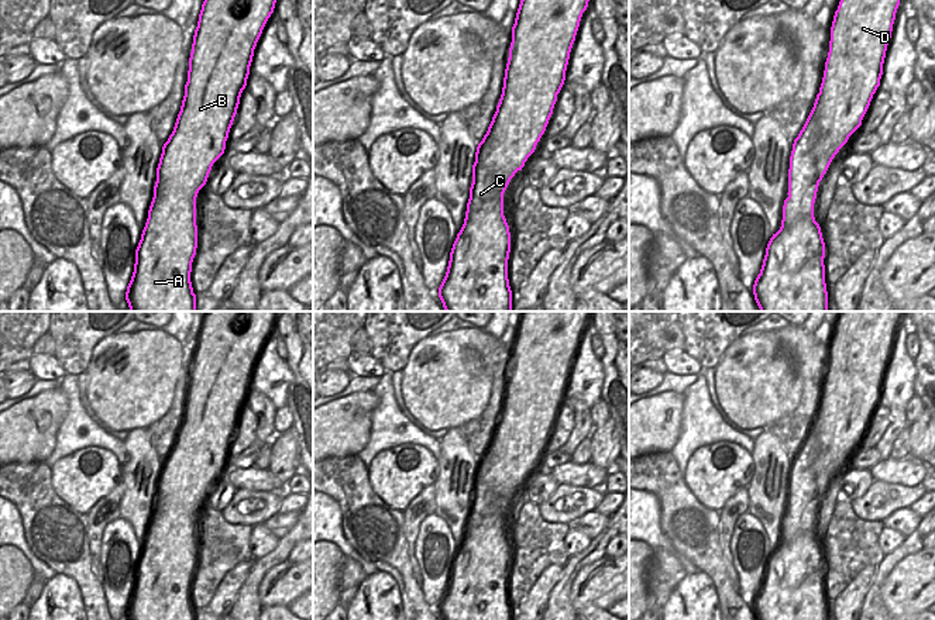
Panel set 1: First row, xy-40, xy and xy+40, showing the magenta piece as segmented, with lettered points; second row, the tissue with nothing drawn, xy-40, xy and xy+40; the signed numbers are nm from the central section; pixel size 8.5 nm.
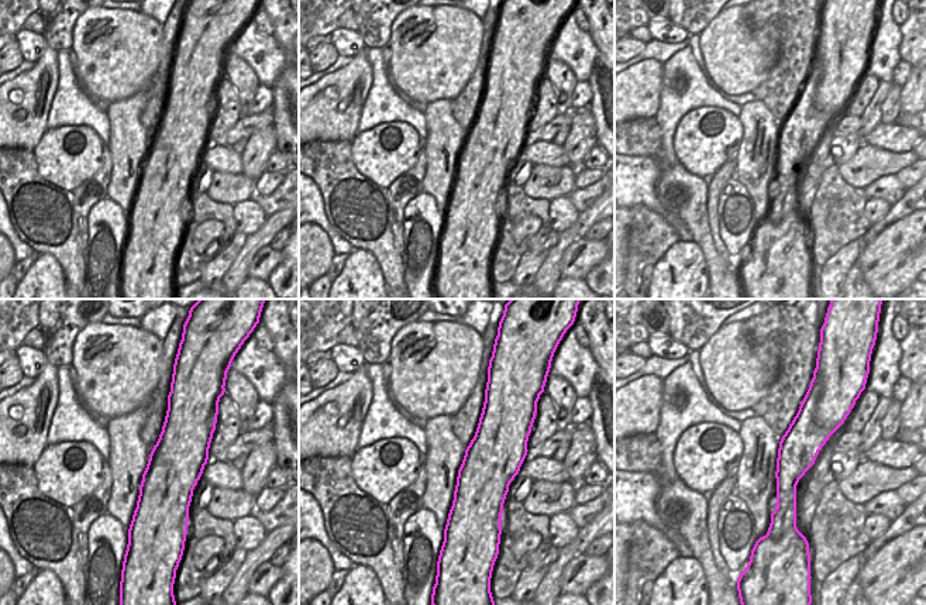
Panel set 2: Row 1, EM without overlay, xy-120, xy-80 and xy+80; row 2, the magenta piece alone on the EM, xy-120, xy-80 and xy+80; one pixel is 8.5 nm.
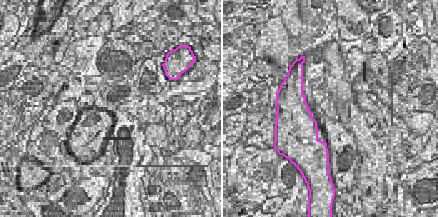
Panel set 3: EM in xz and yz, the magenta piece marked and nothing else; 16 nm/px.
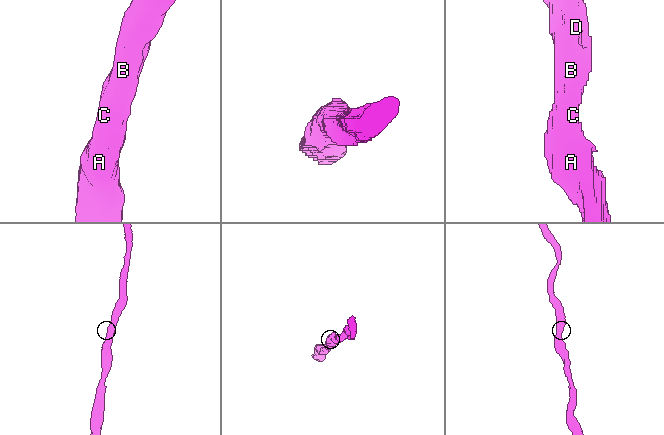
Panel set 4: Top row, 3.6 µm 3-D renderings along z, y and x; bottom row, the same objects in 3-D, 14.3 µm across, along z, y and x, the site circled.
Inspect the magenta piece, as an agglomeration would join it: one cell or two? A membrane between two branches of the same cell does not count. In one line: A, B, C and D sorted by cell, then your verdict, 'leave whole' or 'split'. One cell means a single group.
groups A B C D; leave whole

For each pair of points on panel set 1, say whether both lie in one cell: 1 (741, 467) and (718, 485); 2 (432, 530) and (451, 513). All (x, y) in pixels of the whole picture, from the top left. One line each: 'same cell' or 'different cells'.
1: same cell
2: different cells

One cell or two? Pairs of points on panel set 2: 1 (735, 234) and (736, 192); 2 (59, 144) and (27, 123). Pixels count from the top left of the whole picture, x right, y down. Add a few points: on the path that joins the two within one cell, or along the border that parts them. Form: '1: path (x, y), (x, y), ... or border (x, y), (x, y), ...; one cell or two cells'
1: path (736, 224), (736, 202); one cell
2: border (47, 129), (33, 151); two cells

